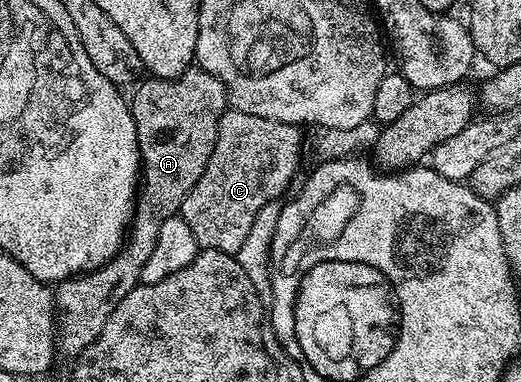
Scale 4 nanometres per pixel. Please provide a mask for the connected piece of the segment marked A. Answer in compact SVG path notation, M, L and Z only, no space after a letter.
M197 67L185 69L172 79L146 79L128 104L136 123L140 184L125 242L118 254L99 269L80 273L53 286L56 349L69 359L77 358L90 346L91 340L104 331L104 323L108 315L112 315L116 303L140 284L140 274L156 248L161 225L179 216L188 191L192 191L196 179L200 179L204 167L208 167L212 147L216 147L220 119L228 108L224 83L220 83L216 75L208 75L208 71Z

